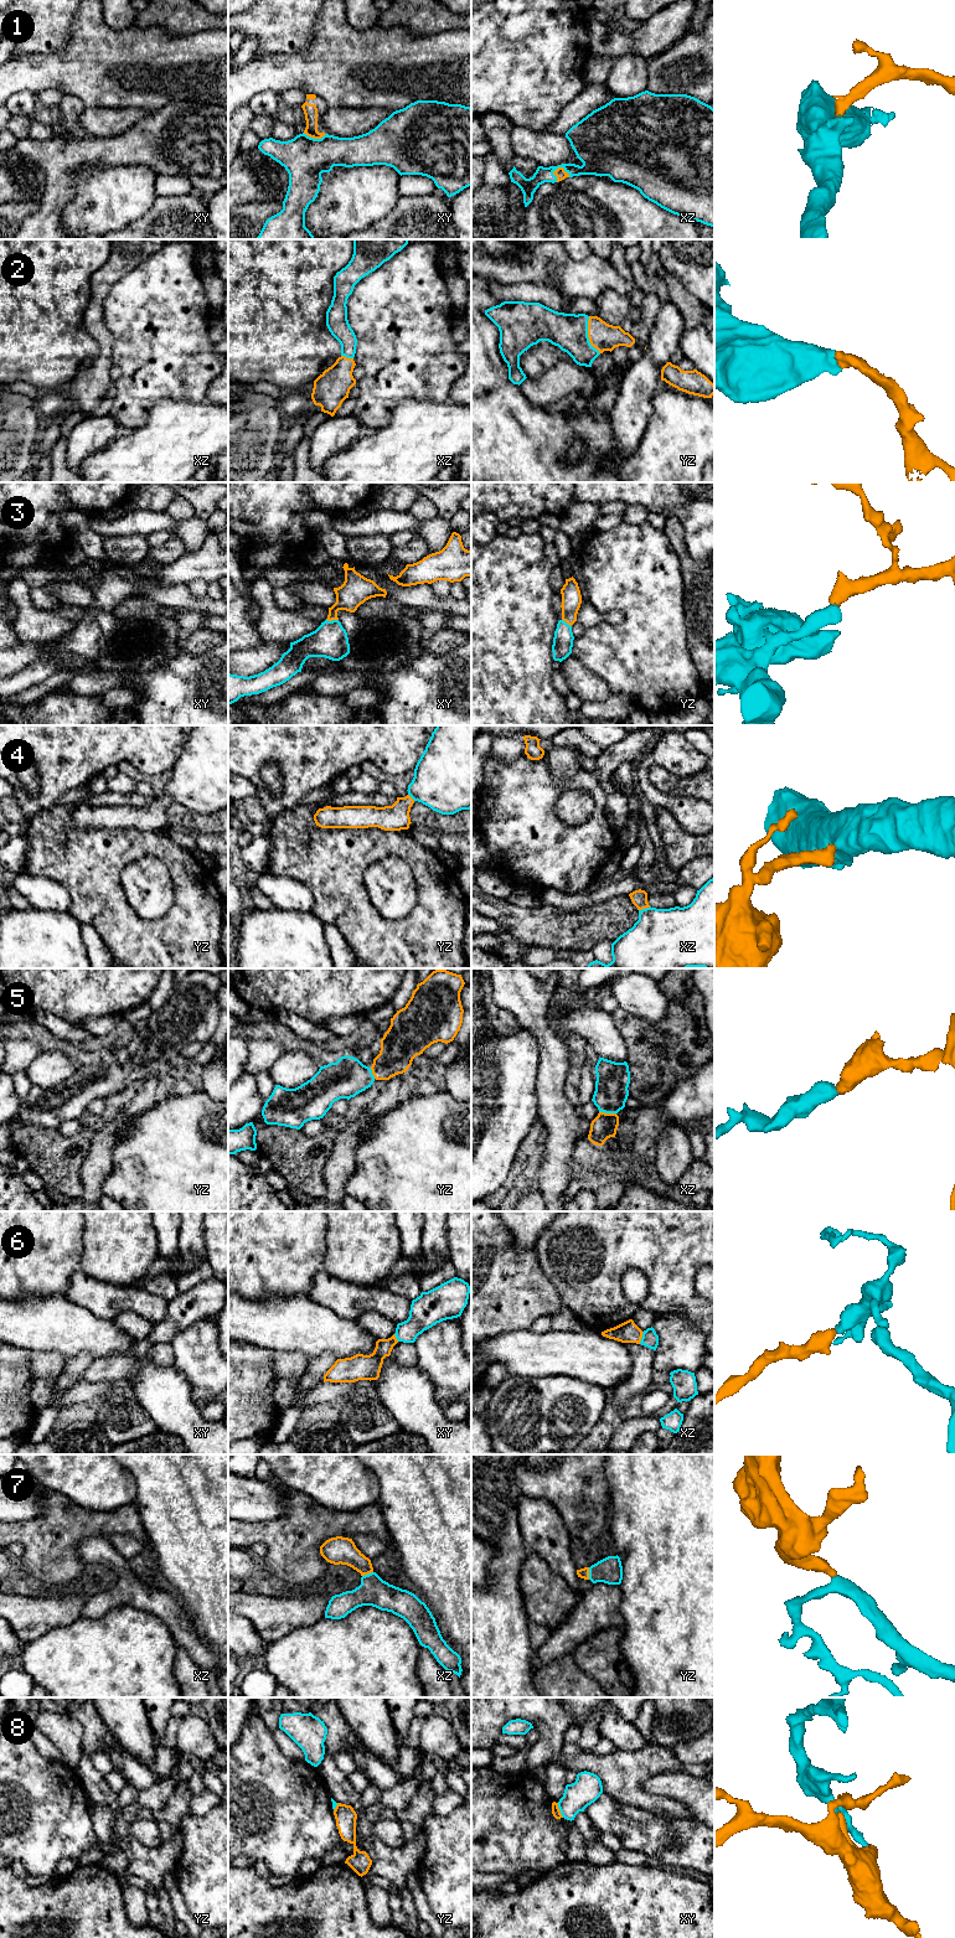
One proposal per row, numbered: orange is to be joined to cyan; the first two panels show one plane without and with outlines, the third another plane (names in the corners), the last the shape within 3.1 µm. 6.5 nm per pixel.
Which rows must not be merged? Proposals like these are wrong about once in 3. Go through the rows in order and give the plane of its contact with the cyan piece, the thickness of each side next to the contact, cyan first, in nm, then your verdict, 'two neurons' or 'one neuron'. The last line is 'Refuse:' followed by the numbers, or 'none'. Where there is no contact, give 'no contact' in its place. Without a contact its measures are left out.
1: contact in xz; calibres 280 and 70 nm; one neuron
2: contact in yz; calibres 240 and 180 nm; one neuron
3: contact in xy; calibres 220 and 190 nm; one neuron
4: contact in xz; calibres 440 and 110 nm; one neuron
5: contact in xz; calibres 220 and 160 nm; one neuron
6: contact in xz; calibres 110 and 140 nm; one neuron
7: contact in yz; calibres 170 and 60 nm; one neuron
8: contact in xy; calibres 190 and 60 nm; two neurons
Refuse: 8

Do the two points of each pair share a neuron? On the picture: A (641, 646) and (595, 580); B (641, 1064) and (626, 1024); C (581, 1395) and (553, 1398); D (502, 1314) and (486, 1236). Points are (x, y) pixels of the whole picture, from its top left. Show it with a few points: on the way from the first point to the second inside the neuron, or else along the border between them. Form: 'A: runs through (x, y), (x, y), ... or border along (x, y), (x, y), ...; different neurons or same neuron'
A: runs through (641, 629), (641, 621), (613, 593); same neuron
B: runs through (641, 1054), (641, 1044), (636, 1034); same neuron
C: runs through (574, 1398), (559, 1398); same neuron
D: runs through (497, 1295), (488, 1285), (486, 1256); same neuron

